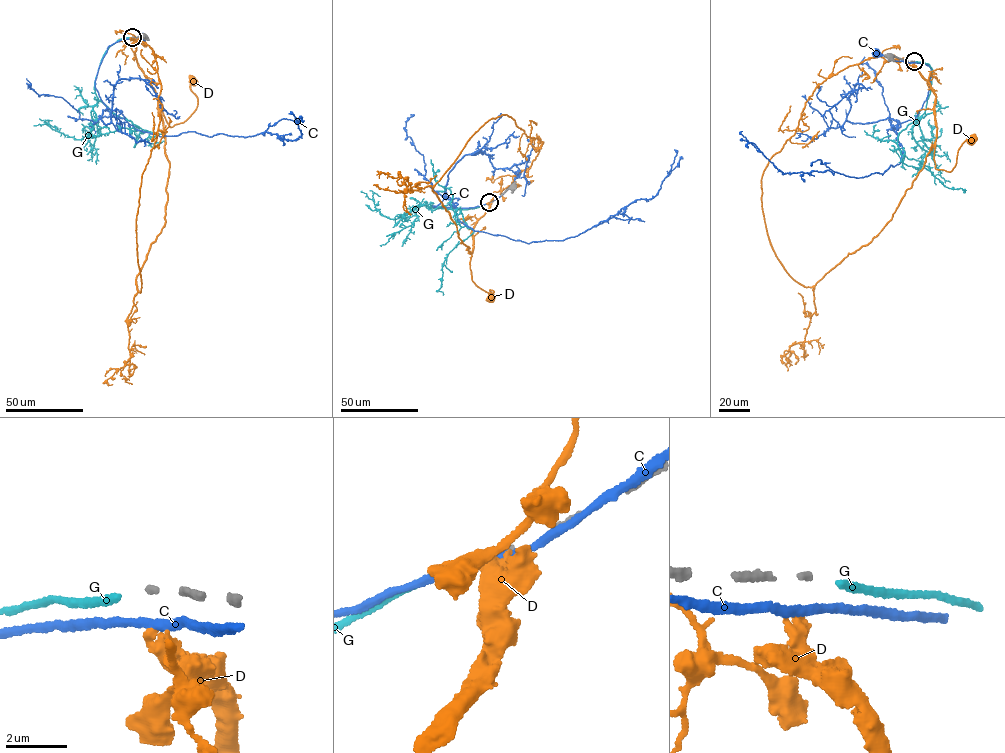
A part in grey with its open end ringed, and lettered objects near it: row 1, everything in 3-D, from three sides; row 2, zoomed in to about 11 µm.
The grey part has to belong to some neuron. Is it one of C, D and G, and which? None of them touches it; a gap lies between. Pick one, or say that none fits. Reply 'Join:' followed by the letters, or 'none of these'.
Join: G

